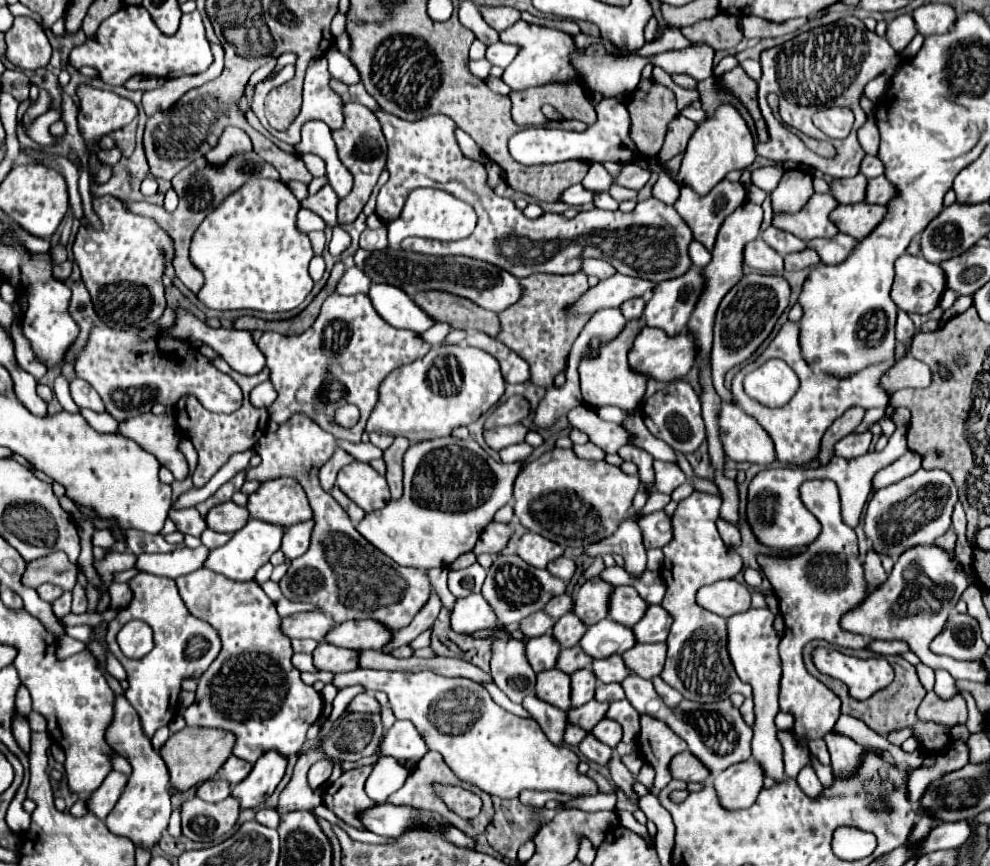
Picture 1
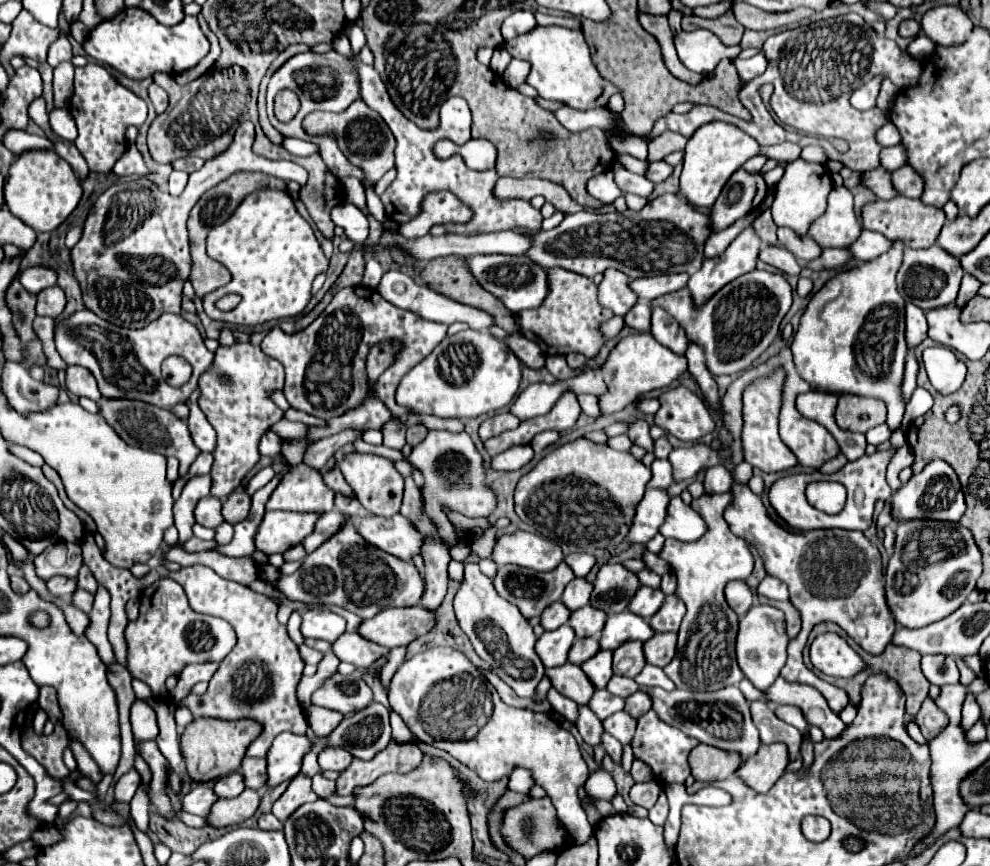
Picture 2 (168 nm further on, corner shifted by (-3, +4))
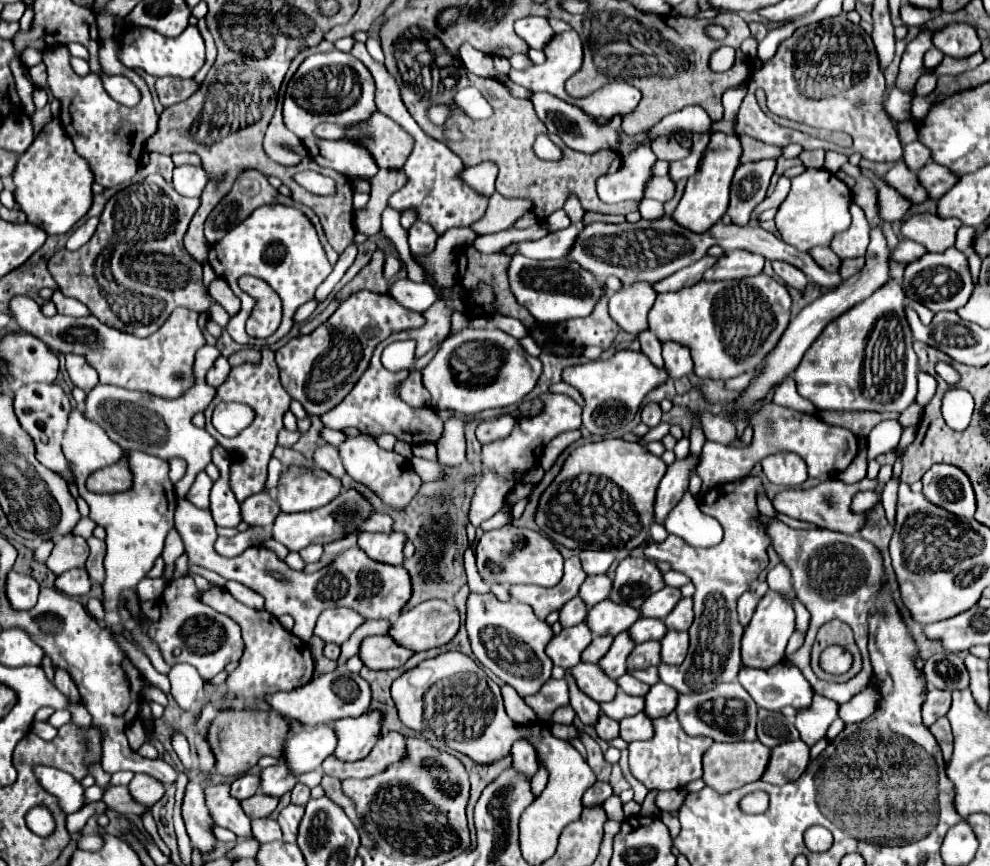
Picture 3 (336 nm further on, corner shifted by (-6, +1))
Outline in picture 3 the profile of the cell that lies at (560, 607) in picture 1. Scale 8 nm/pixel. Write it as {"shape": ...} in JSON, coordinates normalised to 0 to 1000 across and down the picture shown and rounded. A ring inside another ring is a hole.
{"shape":[[[596,664],[586,678],[586,689],[594,701],[600,701],[602,696],[614,692],[616,680],[618,680],[618,669],[614,664]]]}

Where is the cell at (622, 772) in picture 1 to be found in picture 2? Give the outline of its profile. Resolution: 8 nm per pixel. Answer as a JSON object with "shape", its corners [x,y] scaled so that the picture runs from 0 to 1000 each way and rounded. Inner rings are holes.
{"shape":[[[611,848],[609,850],[609,859],[607,859],[609,864],[611,864],[611,868],[621,878],[621,882],[627,882],[627,873],[629,873],[629,861],[619,852],[619,850],[615,850],[615,848]]]}

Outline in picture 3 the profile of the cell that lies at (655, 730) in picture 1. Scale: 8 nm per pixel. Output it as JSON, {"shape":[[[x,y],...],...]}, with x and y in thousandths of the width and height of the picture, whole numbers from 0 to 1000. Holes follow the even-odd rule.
{"shape":[[[677,823],[673,828],[661,830],[663,849],[655,856],[640,856],[634,860],[636,865],[636,890],[638,895],[651,904],[655,911],[667,911],[667,913],[679,913],[689,911],[697,902],[709,897],[709,872],[715,867],[715,863],[721,858],[715,851],[697,851],[687,839],[687,833],[683,830],[683,823]]]}

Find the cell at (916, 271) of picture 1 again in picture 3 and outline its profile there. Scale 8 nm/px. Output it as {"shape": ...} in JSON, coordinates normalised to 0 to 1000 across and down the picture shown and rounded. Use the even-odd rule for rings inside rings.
{"shape":[[[960,285],[954,292],[937,292],[937,294],[929,297],[927,301],[917,304],[911,331],[915,336],[915,343],[929,348],[937,357],[947,361],[947,359],[954,359],[954,357],[966,359],[968,355],[972,355],[980,345],[984,327],[982,327],[982,318],[980,318],[980,311],[978,311],[976,294],[972,290],[968,290],[966,285]]]}

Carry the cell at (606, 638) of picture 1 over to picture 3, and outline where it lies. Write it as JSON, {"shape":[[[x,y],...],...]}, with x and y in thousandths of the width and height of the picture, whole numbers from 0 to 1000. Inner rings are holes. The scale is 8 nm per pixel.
{"shape":[[[646,712],[636,726],[636,736],[642,740],[642,742],[651,742],[651,740],[657,740],[657,738],[669,738],[673,733],[673,722],[669,715],[653,715],[653,712]]]}

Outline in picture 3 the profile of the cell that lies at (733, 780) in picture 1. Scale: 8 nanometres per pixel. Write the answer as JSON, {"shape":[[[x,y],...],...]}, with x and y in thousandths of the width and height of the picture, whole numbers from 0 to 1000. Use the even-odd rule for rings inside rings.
{"shape":[[[810,853],[790,858],[780,865],[780,874],[770,902],[780,906],[792,906],[804,902],[818,881],[818,863]]]}

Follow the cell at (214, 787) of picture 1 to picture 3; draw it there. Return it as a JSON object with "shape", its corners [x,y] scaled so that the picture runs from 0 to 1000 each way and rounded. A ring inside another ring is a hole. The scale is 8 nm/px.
{"shape":[[[248,893],[244,897],[240,897],[236,904],[234,904],[234,918],[238,923],[251,923],[255,918],[259,918],[263,913],[263,897],[259,893]]]}

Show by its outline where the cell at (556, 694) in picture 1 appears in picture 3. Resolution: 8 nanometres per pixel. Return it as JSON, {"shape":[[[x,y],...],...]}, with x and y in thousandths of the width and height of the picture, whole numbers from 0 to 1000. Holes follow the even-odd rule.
{"shape":[[[584,766],[582,770],[578,770],[578,779],[580,779],[584,793],[604,812],[618,809],[624,798],[624,789],[620,784],[616,784],[614,779],[610,779],[608,770],[604,770],[604,768]]]}

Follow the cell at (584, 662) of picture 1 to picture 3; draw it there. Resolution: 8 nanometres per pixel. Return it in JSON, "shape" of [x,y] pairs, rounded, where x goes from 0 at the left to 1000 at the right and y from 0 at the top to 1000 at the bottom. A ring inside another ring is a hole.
{"shape":[[[612,733],[612,736],[600,736],[600,740],[594,745],[594,752],[588,754],[588,763],[592,766],[604,766],[616,749],[620,736]]]}

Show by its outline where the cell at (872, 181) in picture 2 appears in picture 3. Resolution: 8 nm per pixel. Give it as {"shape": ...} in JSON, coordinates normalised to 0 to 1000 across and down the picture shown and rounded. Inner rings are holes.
{"shape":[[[905,188],[895,202],[893,207],[907,218],[911,225],[917,225],[917,230],[921,234],[933,234],[937,230],[937,223],[933,221],[933,216],[927,209],[927,202],[923,197],[919,197],[913,188]]]}

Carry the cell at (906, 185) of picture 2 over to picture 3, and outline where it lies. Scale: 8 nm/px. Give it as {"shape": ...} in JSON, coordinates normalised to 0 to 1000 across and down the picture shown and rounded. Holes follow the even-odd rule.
{"shape":[[[939,186],[937,191],[933,191],[929,197],[929,211],[935,216],[939,230],[949,230],[962,214],[966,214],[968,204],[966,200],[958,197],[958,193],[949,193],[947,188]]]}

